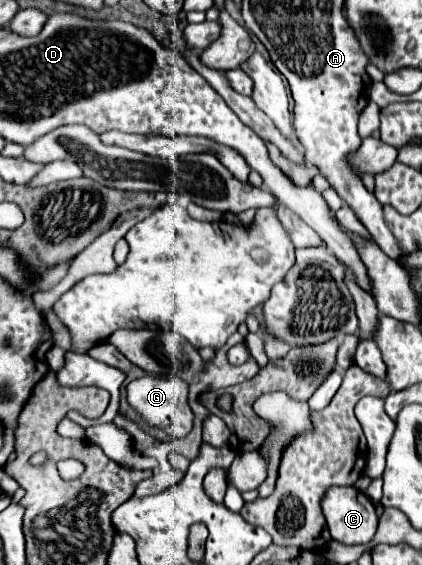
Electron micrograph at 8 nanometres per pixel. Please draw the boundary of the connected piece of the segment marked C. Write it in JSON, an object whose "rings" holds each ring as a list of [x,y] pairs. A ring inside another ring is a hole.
{"rings":[[[332,487],[322,499],[322,511],[334,541],[364,545],[372,541],[378,517],[374,503],[356,487]]]}

